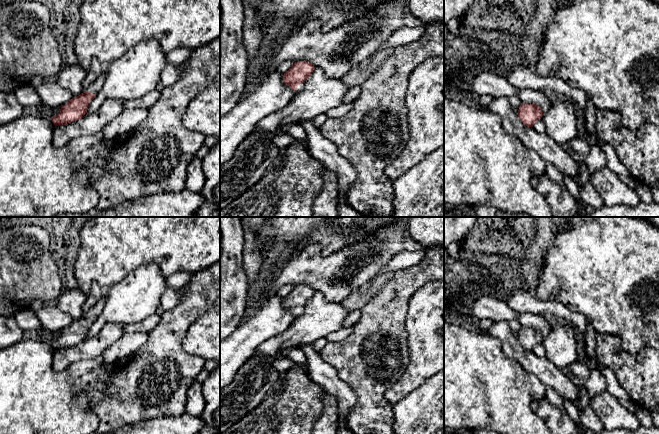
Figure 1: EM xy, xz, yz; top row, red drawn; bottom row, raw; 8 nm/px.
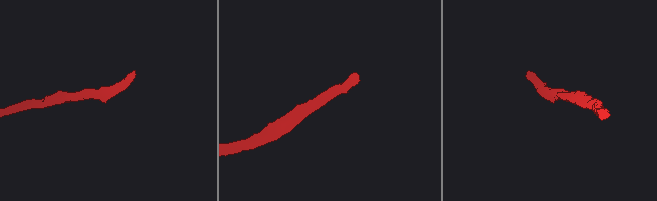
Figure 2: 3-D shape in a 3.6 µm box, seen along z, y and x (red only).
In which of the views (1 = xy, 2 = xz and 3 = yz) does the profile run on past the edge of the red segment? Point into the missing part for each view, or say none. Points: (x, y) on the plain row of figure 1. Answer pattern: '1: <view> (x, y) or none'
1: xy (97, 308)
2: xz (300, 311)
3: none

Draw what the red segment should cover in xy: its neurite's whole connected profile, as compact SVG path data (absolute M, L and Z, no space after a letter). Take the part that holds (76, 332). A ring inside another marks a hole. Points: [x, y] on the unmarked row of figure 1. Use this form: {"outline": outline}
{"outline": "M103 294L100 300L91 309L84 312L79 320L62 329L59 337L51 341L53 348L55 350L66 349L81 343L87 337L89 327L101 313L105 300L106 297Z"}

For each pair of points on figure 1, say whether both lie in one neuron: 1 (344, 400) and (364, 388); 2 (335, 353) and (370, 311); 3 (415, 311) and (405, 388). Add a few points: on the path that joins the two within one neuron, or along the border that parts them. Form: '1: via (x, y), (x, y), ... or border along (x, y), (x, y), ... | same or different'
1: border along (339, 377), (356, 395), (356, 402), (347, 415) | different
2: via (347, 348), (370, 323) | same
3: via (419, 330), (419, 369) | same

